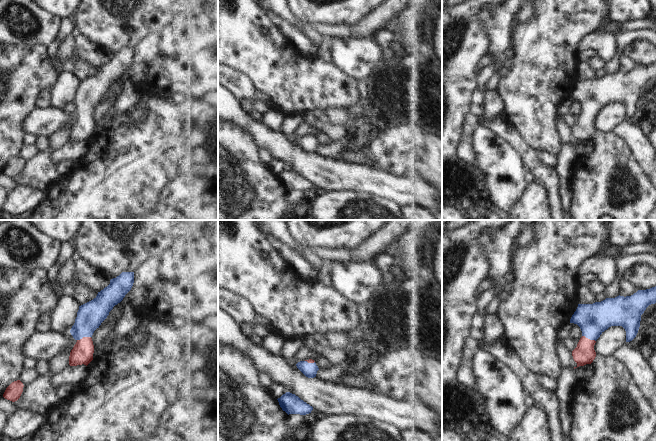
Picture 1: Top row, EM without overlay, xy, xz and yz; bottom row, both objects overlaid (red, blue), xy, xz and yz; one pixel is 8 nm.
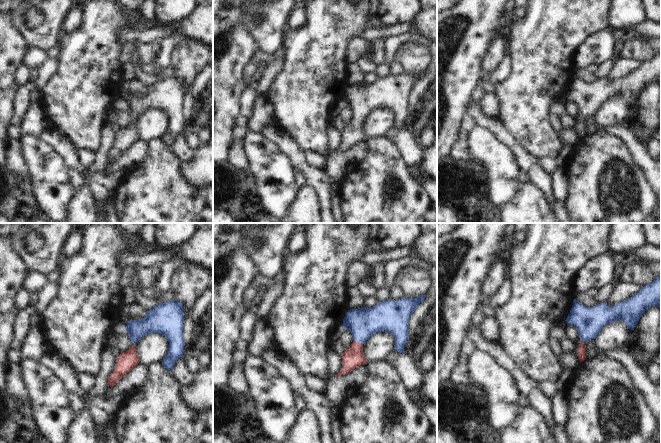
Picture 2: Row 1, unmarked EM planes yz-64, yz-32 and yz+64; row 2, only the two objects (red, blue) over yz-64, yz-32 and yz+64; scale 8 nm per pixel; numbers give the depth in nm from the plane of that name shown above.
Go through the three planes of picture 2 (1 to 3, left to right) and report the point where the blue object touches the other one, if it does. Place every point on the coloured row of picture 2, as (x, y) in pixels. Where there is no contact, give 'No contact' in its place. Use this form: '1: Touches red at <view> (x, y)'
1: No contact
2: Touches red at yz-32 (358, 343)
3: No contact

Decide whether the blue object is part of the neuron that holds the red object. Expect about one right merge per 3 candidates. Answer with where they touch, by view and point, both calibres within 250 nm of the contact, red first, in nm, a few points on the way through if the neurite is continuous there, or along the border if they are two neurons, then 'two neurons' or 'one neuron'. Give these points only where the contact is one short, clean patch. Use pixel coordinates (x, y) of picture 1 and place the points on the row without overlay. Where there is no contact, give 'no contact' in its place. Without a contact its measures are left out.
meets red in xy at (83, 113); 180 nm thick on the red side, 220 nm on the other; runs through xy (82, 129), (83, 113), (83, 104), (90, 91); one neuron

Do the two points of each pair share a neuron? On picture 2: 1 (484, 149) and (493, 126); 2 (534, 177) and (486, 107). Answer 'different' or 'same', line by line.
1: different
2: different

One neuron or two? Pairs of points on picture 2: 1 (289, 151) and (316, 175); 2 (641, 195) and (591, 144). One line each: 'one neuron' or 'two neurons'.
1: one neuron
2: one neuron

